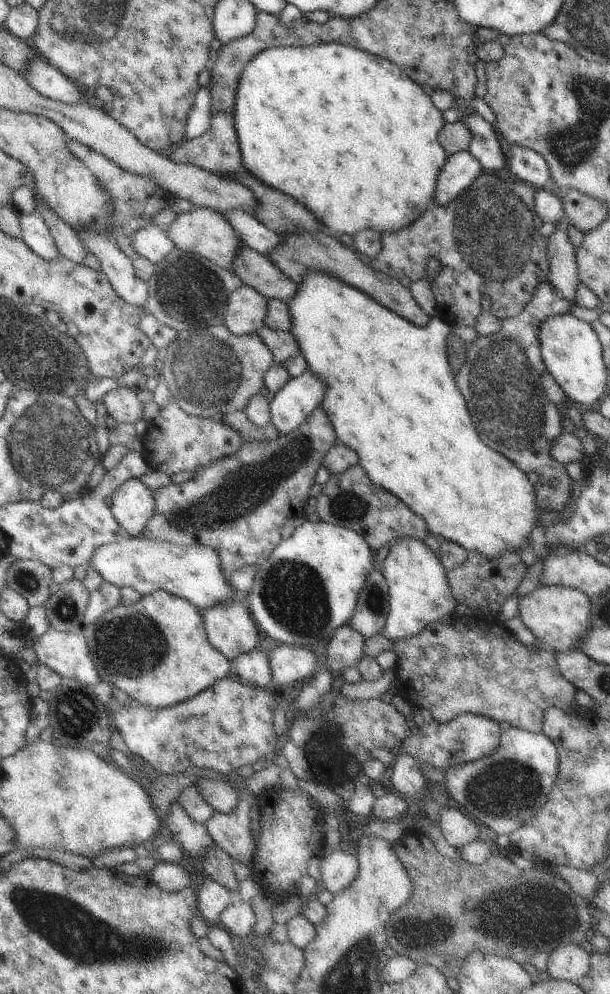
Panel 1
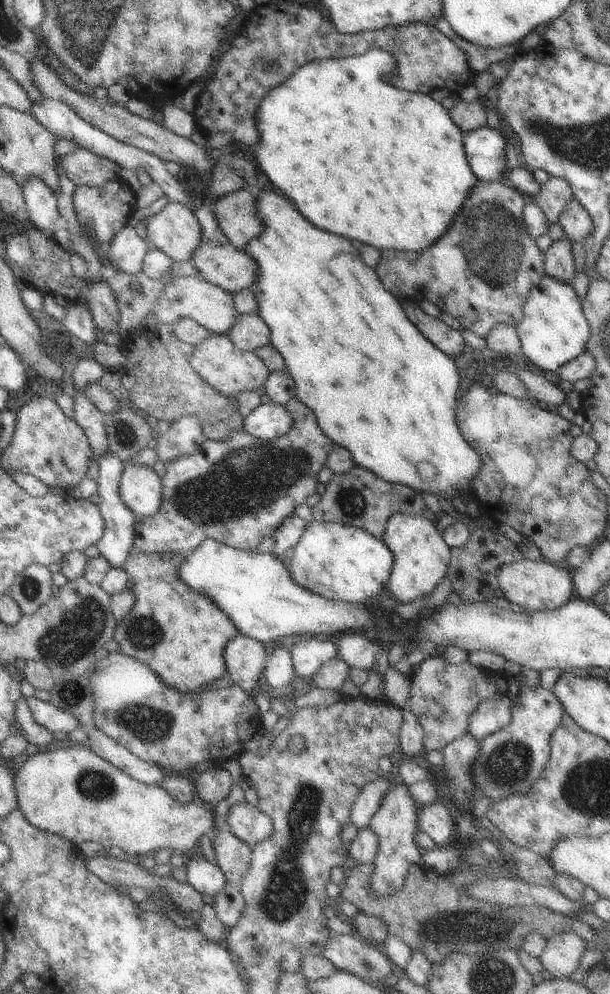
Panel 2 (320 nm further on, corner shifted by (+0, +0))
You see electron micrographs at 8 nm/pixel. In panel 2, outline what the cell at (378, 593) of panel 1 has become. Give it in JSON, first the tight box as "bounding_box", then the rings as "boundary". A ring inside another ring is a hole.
{"bounding_box":[337,630,376,671],"boundary":[[[356,630],[355,633],[345,635],[340,640],[337,649],[337,656],[340,656],[350,669],[362,668],[362,670],[370,671],[376,662],[376,650],[374,642]]]}

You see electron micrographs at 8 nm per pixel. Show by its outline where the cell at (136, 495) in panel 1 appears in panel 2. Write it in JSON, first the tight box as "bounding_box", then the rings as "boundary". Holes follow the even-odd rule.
{"bounding_box":[118,464,162,520],"boundary":[[[127,464],[118,482],[118,492],[138,520],[150,518],[161,506],[162,480],[152,467]]]}

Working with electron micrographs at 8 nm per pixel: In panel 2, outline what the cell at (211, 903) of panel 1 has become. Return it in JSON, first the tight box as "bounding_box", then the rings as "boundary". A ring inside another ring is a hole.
{"bounding_box":[186,853,228,897],"boundary":[[[196,853],[187,857],[186,870],[188,884],[201,895],[215,897],[228,884],[224,872],[216,863]]]}

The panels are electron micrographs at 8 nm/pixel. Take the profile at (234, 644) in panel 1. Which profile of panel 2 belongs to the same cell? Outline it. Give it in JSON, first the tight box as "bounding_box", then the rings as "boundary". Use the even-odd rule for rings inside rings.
{"bounding_box":[224,634,268,693],"boundary":[[[238,634],[224,648],[227,676],[246,693],[265,690],[262,672],[266,668],[268,657],[266,646],[262,642]]]}

